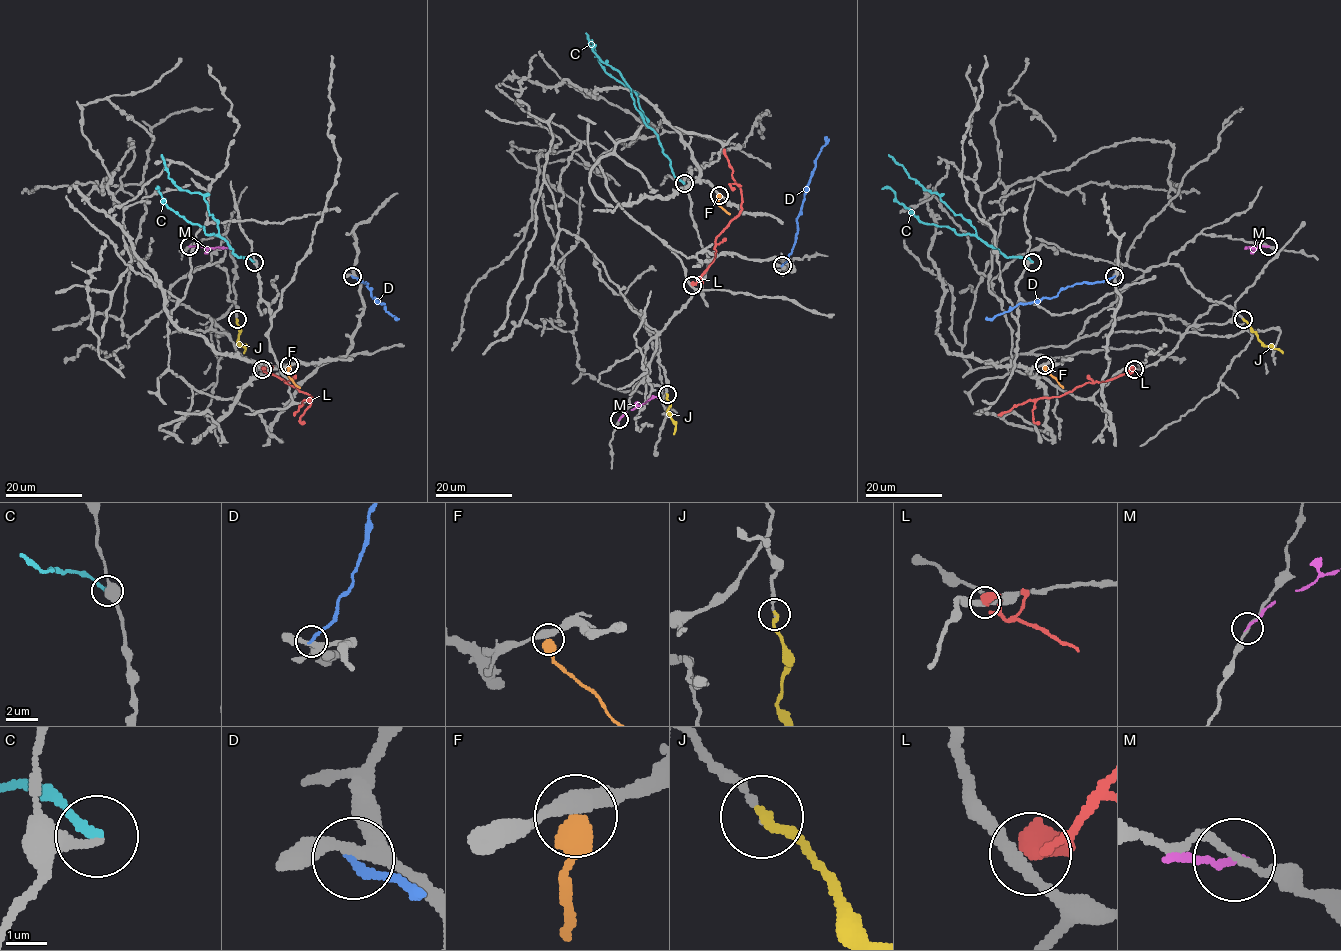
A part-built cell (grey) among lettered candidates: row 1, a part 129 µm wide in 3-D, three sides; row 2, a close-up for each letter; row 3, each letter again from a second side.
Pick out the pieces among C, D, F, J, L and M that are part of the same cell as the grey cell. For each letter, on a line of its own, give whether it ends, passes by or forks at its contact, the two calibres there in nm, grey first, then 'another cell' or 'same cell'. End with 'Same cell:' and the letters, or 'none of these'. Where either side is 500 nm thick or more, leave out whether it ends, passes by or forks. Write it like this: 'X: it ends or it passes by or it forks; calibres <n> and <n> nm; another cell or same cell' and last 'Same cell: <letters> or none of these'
C: it ends; calibres 200 and 240 nm; another cell
D: it ends; calibres 320 and 200 nm; another cell
F: calibres 440 and 600 nm; another cell
J: it ends; calibres 110 and 240 nm; same cell
L: calibres 320 and 600 nm; another cell
M: it ends; calibres 160 and 140 nm; another cell
Same cell: J

